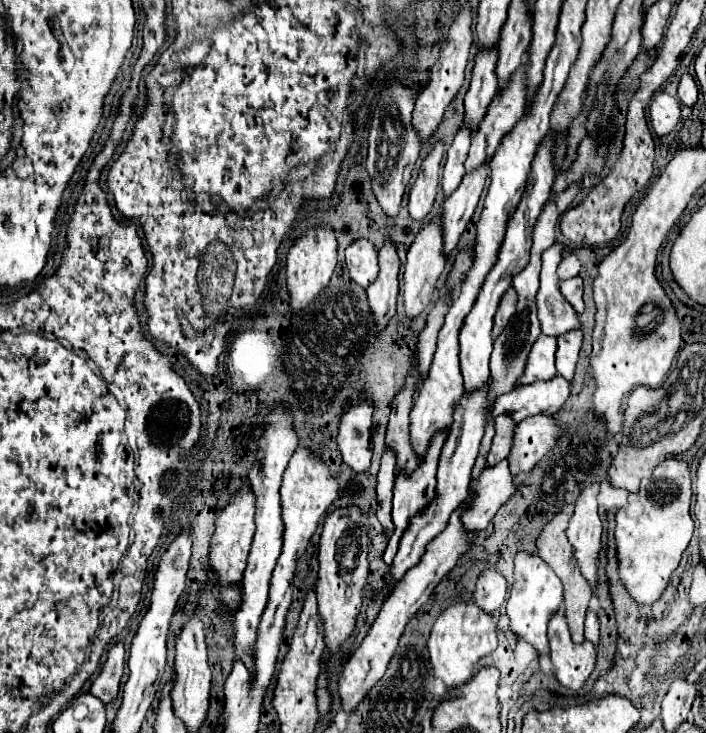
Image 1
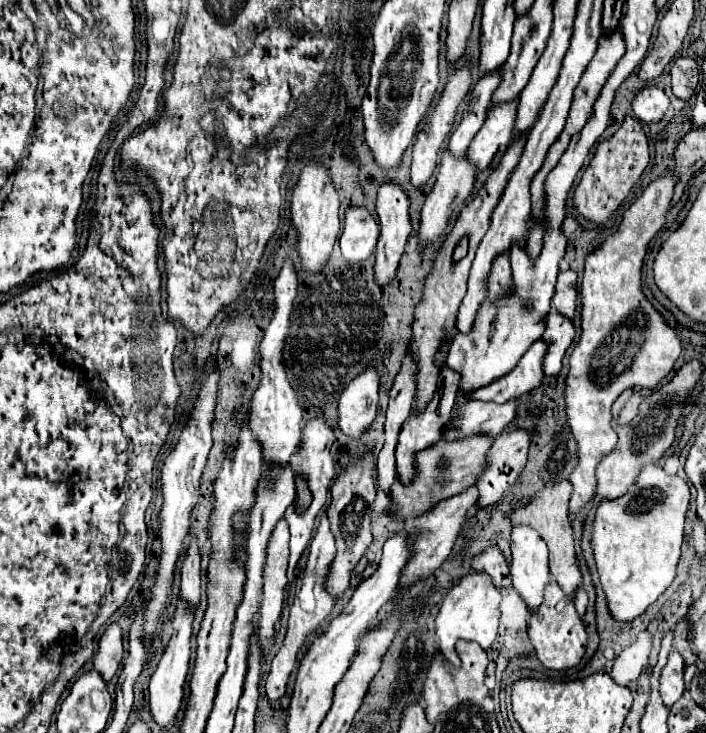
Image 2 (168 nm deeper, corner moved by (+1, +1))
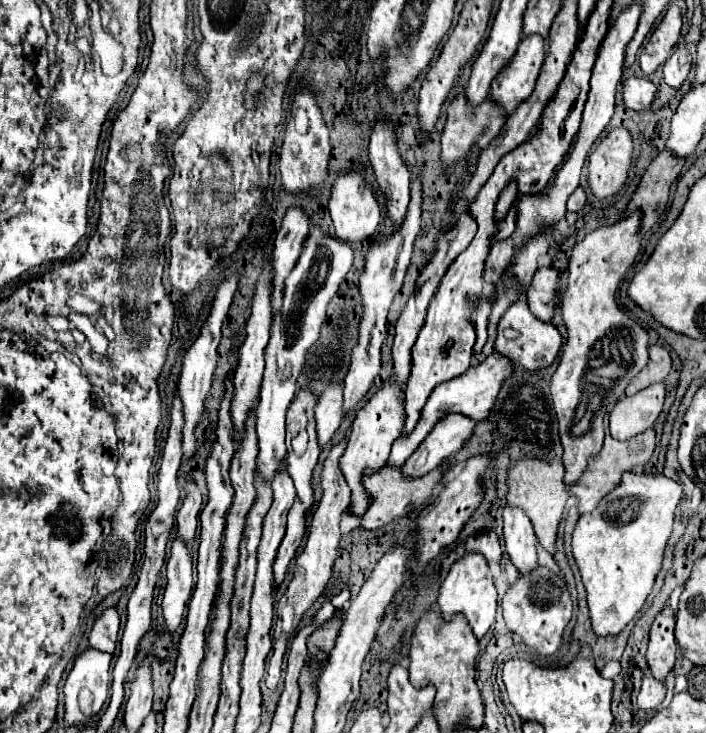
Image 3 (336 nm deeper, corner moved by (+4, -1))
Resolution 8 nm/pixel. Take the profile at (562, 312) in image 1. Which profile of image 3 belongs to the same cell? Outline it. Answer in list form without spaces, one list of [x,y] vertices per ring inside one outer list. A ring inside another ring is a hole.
[[[578,186],[574,192],[572,192],[572,196],[568,198],[568,210],[570,212],[580,212],[582,208],[584,208],[584,204],[586,204],[586,192],[584,192],[584,188],[582,186]]]

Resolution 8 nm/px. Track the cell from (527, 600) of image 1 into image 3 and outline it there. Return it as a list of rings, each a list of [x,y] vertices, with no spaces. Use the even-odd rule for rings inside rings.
[[[504,506],[504,542],[506,552],[520,572],[530,572],[538,566],[536,534],[526,512],[518,506]]]

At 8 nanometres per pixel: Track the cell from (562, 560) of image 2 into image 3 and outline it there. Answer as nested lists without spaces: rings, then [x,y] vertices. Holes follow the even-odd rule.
[[[522,458],[522,460],[514,460],[510,470],[508,470],[508,494],[506,494],[506,500],[510,504],[516,504],[520,506],[528,518],[532,520],[532,526],[534,526],[534,532],[538,536],[538,542],[550,552],[554,554],[556,552],[556,530],[558,530],[558,524],[562,520],[562,512],[564,512],[564,504],[568,500],[568,490],[562,482],[562,476],[564,476],[564,466],[560,460],[554,460],[554,462],[548,462],[548,460],[540,460],[540,458]]]

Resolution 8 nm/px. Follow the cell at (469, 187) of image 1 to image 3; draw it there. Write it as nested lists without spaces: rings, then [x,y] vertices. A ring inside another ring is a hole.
[[[522,36],[512,60],[498,72],[492,80],[490,96],[506,112],[512,112],[524,96],[532,94],[536,76],[546,56],[546,38],[544,36]]]

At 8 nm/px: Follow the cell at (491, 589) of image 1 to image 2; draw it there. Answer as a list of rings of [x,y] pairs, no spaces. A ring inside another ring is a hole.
[[[489,548],[481,554],[477,554],[473,558],[473,570],[475,572],[483,572],[487,576],[491,576],[493,584],[499,590],[505,590],[511,586],[511,574],[509,574],[509,566],[501,554],[499,548]]]

